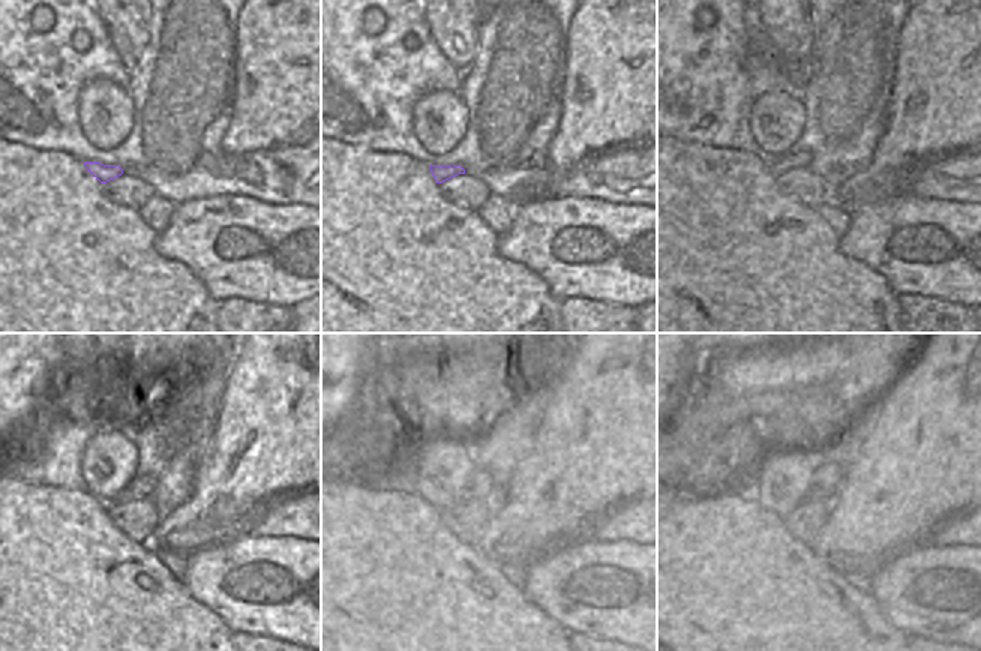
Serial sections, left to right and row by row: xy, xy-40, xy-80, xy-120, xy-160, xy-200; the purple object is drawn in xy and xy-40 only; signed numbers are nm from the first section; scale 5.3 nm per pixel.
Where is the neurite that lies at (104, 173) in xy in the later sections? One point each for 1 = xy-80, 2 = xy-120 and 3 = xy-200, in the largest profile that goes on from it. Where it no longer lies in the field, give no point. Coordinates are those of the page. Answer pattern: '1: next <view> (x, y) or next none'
1: next xy-80 (801, 159)
2: next xy-120 (140, 488)
3: next xy-200 (827, 479)

